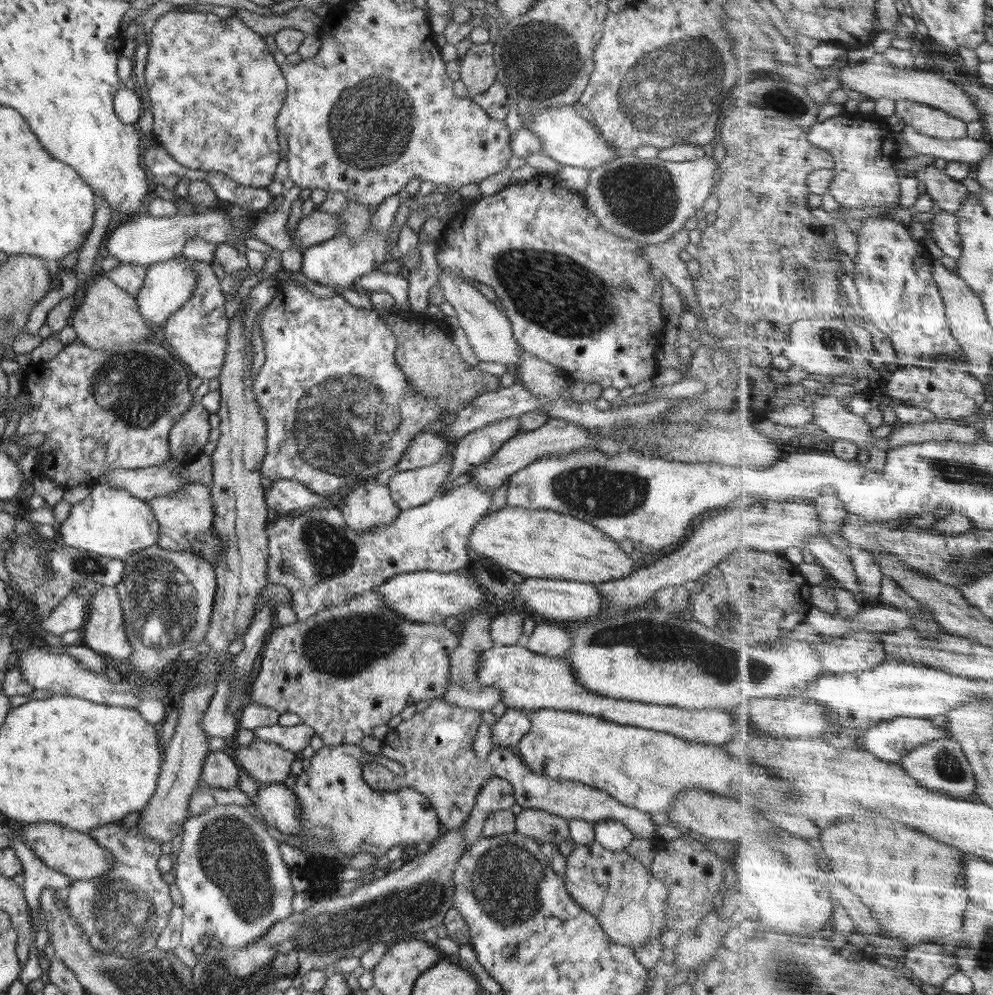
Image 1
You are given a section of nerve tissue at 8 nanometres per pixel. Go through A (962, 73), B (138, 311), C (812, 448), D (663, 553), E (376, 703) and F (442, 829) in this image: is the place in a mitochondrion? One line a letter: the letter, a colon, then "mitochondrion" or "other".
A: other
B: other
C: other
D: other
E: other
F: other

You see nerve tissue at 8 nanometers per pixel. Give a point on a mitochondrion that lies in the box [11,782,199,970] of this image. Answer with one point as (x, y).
(124, 915)

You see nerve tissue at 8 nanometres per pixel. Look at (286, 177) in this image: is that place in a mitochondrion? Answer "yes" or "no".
no

